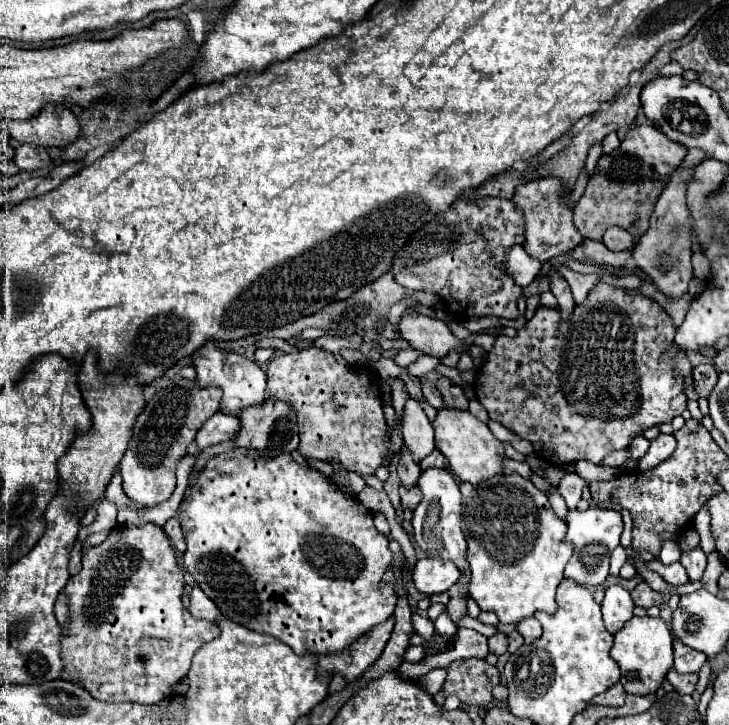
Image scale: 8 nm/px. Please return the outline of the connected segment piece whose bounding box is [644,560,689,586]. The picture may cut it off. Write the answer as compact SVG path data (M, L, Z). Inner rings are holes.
M653 560L645 561L644 566L647 566L647 568L653 572L657 572L657 574L659 574L667 584L671 584L671 586L681 586L681 584L689 582L689 578L687 578L685 568L681 566L681 562L675 562L675 564L665 566L665 564Z

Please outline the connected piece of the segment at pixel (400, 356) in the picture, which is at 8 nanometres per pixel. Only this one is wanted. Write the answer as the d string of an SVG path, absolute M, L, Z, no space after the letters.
M408 349L404 352L398 352L398 354L394 357L394 361L401 368L407 368L411 363L415 362L416 359L422 356L423 353L416 351L414 349Z

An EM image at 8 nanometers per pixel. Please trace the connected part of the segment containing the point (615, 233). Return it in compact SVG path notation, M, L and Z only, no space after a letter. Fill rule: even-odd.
M611 226L607 228L605 236L603 236L603 244L609 248L609 250L633 250L635 242L633 242L633 236L627 232L627 230L621 230L619 226Z

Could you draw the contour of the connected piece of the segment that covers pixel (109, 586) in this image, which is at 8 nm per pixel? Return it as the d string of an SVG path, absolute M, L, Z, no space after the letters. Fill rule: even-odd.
M145 524L145 526L115 526L107 540L95 548L87 548L83 552L83 568L77 576L69 578L69 584L65 586L67 598L69 598L69 608L71 608L71 624L69 624L69 632L61 634L61 646L63 646L63 660L65 660L65 670L61 674L63 680L69 680L73 684L83 686L89 694L93 694L93 698L103 700L103 702L141 702L141 704L157 704L165 698L171 696L171 684L179 682L181 678L187 676L189 666L191 666L191 658L193 654L209 640L217 638L219 634L219 626L209 622L209 620L201 620L201 618L193 618L189 614L189 610L185 610L181 598L183 598L183 588L185 588L185 576L183 570L177 566L175 560L175 552L171 548L171 542L167 538L167 534L163 532L161 526L157 524Z

